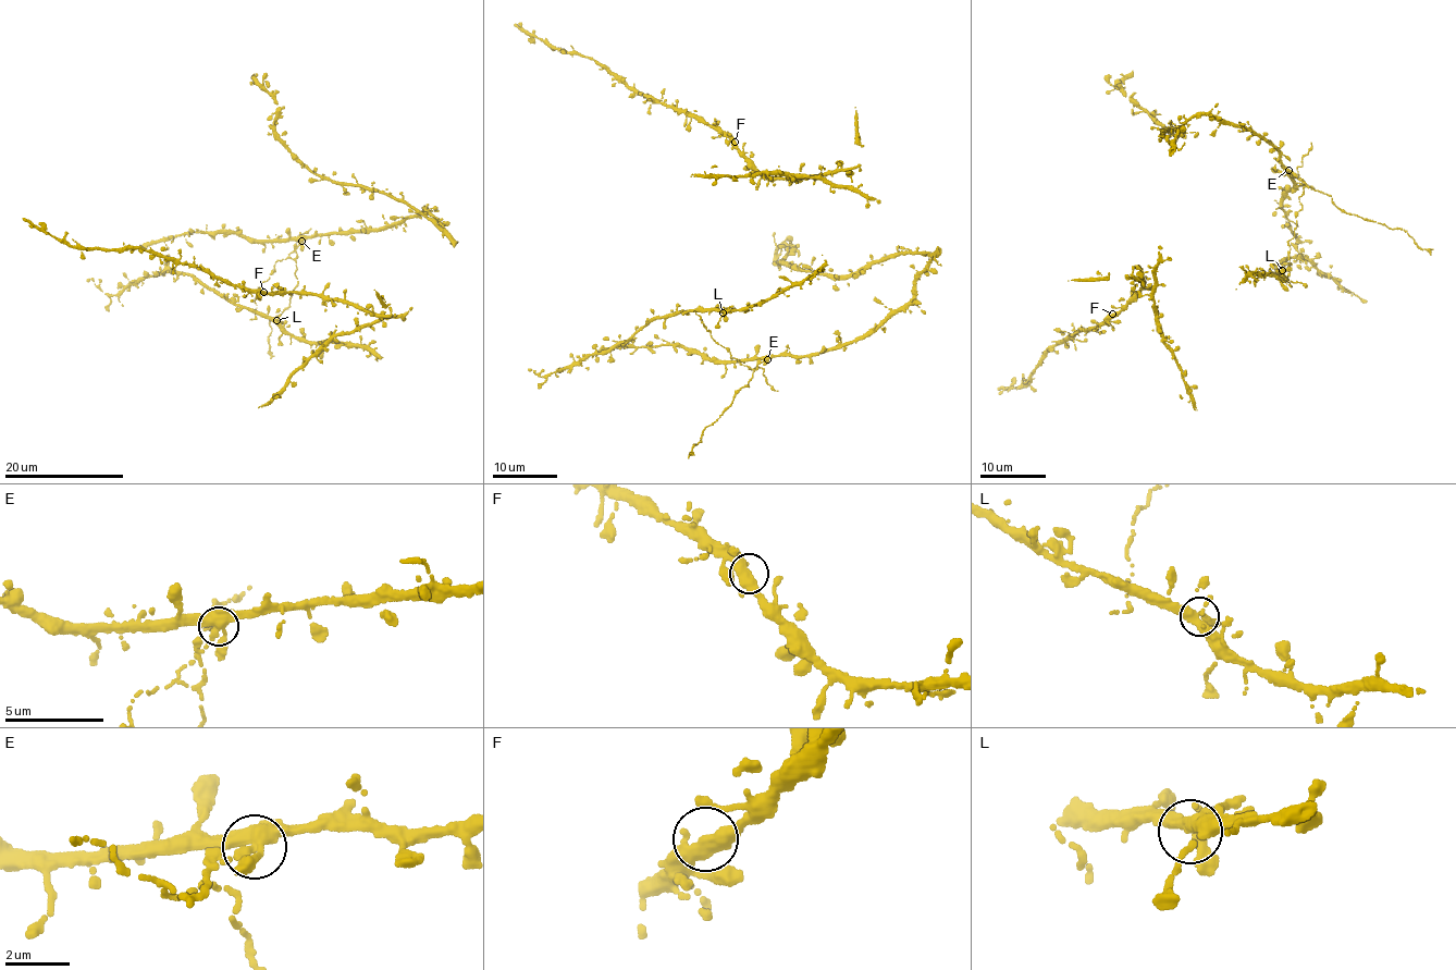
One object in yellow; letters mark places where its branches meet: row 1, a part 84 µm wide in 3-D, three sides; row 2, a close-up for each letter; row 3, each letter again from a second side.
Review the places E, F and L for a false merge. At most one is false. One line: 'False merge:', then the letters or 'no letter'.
False merge: no letter

